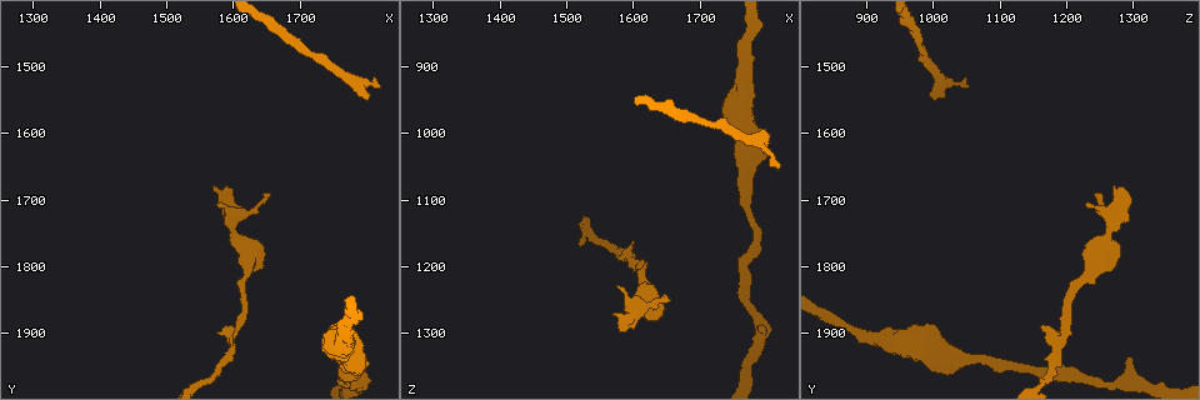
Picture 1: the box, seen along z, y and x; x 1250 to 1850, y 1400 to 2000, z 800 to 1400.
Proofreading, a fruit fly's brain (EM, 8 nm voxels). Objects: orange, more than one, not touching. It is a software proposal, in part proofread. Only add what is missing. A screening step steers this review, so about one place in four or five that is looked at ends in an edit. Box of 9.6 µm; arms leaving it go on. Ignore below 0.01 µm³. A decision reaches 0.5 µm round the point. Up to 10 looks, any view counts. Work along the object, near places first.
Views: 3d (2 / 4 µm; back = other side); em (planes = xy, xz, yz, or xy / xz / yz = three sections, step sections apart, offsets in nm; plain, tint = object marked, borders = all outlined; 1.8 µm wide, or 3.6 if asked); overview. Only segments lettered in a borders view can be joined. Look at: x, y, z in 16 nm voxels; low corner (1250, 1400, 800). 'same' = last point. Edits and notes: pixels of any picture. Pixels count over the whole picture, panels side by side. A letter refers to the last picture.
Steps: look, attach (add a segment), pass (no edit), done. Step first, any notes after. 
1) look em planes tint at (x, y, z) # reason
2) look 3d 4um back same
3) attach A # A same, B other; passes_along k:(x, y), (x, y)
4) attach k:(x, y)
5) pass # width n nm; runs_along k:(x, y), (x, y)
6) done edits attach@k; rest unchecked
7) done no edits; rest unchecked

look 3d 4um at (1795, 1940, 1290) # free end

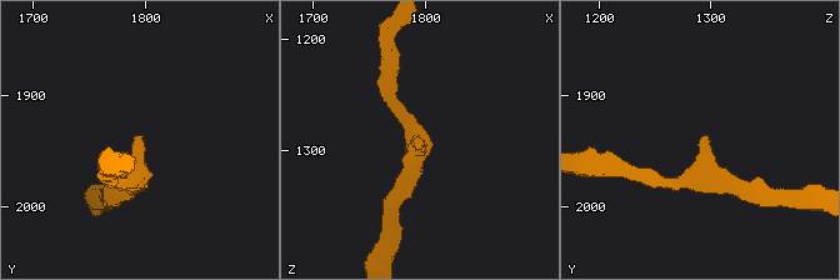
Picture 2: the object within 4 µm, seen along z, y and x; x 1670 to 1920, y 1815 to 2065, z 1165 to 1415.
look em planes borders at (1794, 1938, 1294)

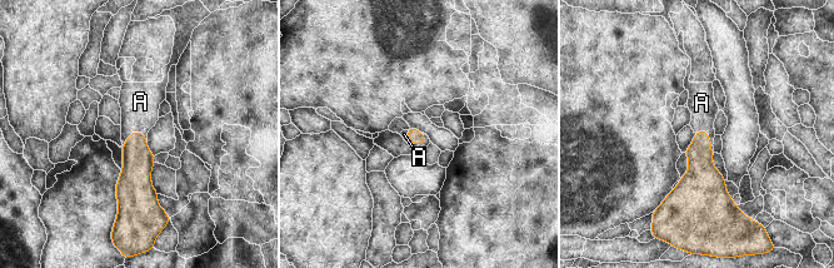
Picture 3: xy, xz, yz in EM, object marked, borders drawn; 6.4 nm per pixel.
attach A # A same; passes_along 3:(415, 137), (414, 144), (404, 134); it goes on there

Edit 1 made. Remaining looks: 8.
look overview # see it whole again

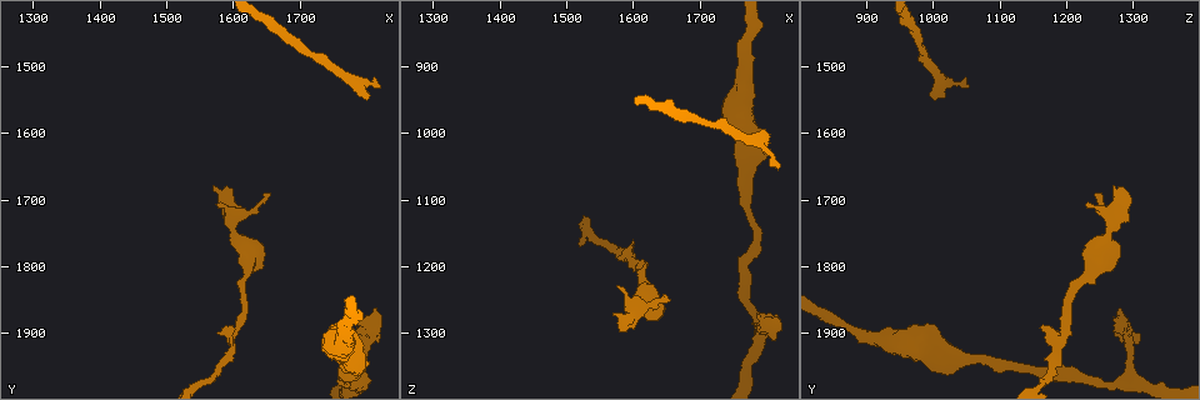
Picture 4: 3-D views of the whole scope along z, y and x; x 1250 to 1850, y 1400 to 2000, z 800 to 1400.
look em planes borders at (1615, 1820, 1220) # thick turns thin

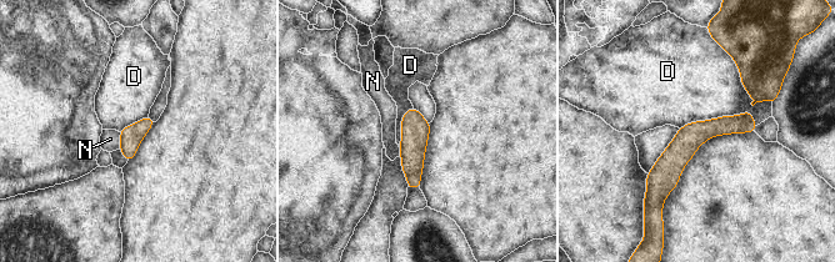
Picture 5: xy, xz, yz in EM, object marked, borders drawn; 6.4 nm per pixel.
pass # width 140 nm; D other, N other; border 5:(756, 124), (744, 111), (679, 127); no lettered segment goes on from it

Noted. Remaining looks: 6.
done edits attach@3; rest unchecked

